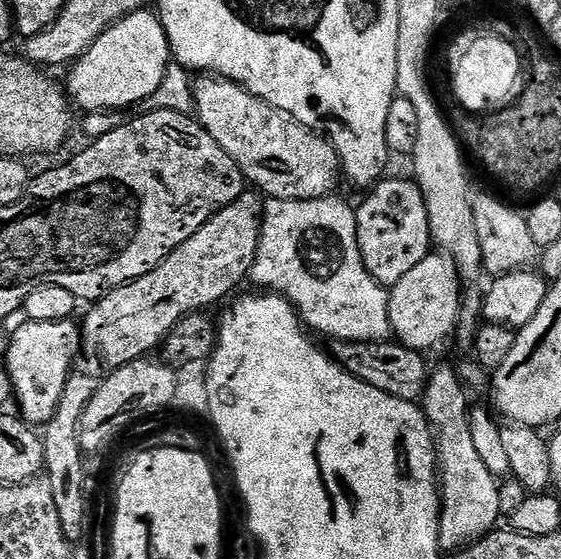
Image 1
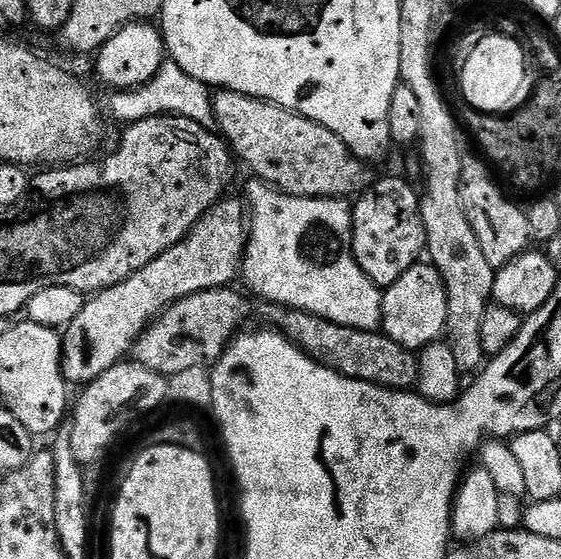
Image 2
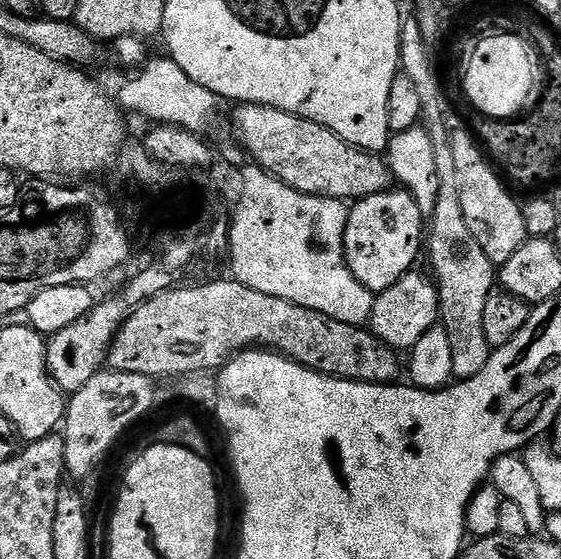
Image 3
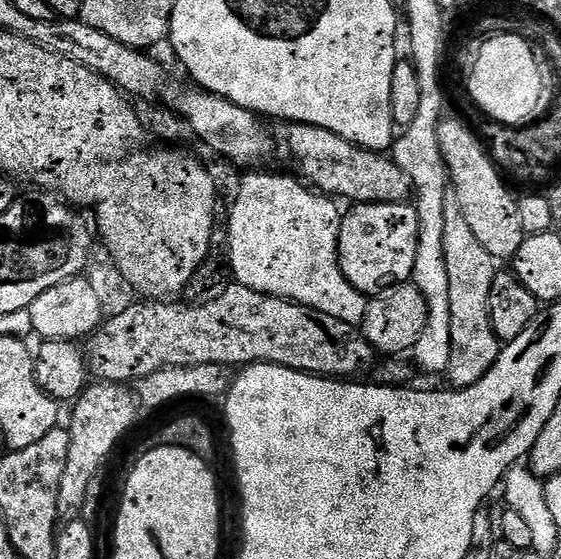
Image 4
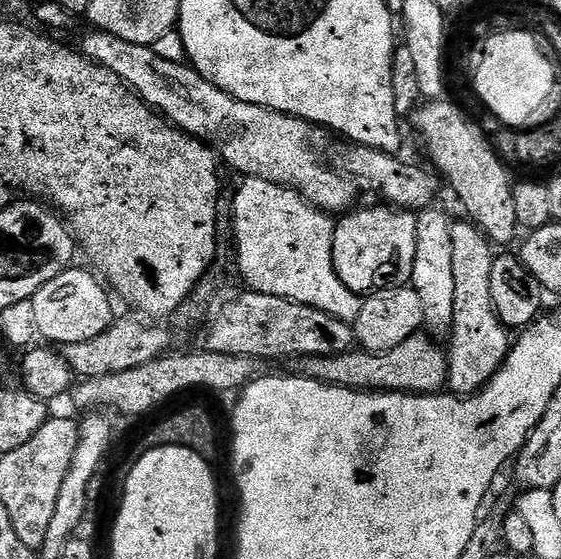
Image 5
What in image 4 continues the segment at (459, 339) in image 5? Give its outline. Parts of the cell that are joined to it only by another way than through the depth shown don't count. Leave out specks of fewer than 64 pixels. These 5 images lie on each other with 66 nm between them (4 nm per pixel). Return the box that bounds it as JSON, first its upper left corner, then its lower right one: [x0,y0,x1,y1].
[442,202,502,389]

